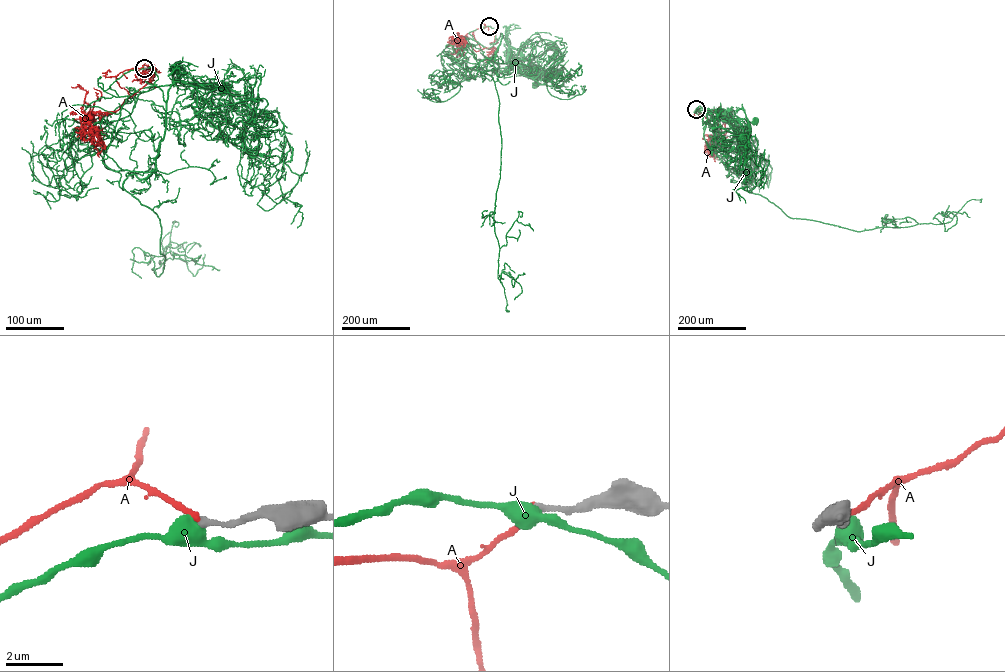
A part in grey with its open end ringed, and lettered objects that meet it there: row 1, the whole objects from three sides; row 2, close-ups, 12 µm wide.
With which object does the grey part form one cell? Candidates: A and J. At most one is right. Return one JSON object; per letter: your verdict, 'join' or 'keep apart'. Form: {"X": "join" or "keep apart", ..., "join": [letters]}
{"A": "keep apart", "J": "keep apart", "join": []}

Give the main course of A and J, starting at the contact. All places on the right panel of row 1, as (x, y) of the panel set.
A: (696, 109), (721, 128), (719, 134), (705, 134), (703, 138)
J: (696, 109), (710, 126), (718, 121), (712, 119), (703, 129), (713, 117), (755, 121)

